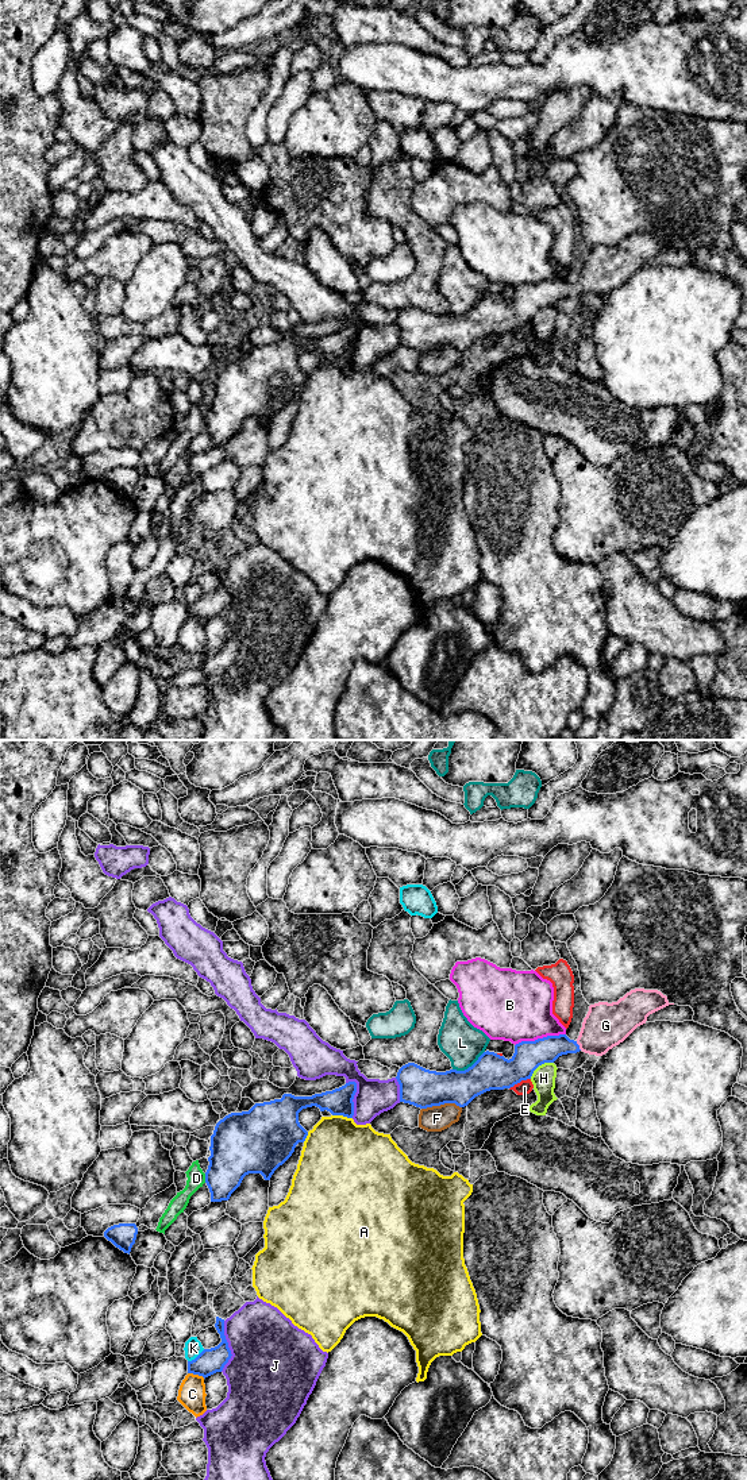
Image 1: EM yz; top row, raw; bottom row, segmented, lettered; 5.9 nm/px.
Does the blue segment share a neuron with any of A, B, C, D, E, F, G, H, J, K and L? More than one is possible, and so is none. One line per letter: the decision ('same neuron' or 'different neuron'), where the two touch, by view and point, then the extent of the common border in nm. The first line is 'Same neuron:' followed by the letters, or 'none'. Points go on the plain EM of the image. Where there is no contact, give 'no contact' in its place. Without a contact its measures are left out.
Same neuron: G
A: different neuron; meets blue in yz at (342, 358); contact 120 nm long
B: different neuron; meets blue in yz at (539, 282); contact 320 nm long
C: different neuron; meets blue in yz at (196, 617); contact 110 nm long
D: different neuron; meets blue in yz at (205, 421); contact 60 nm long
E: different neuron; meets blue in yz at (519, 326); contact 140 nm long
F: different neuron; meets blue in yz at (441, 347); contact 240 nm long
G: same neuron; meets blue in yz at (578, 289); contact 70 nm long
H: different neuron; meets blue in yz at (539, 308); contact 170 nm long
J: different neuron; meets blue in yz at (227, 590); contact 300 nm long
K: different neuron; meets blue in yz at (197, 600); contact 130 nm long
L: different neuron; meets blue in yz at (469, 311); contact 220 nm long

